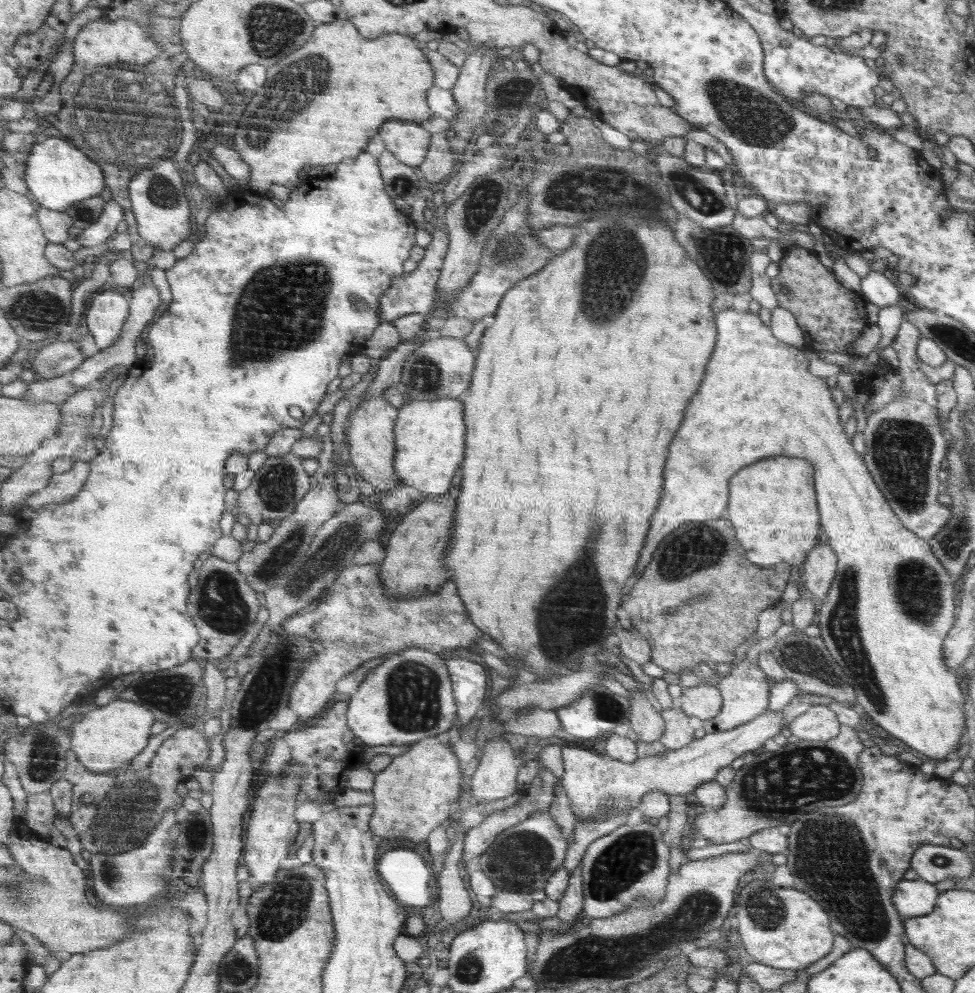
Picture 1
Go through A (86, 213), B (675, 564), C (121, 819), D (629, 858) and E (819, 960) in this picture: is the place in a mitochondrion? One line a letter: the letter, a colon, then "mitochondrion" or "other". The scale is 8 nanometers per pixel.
A: mitochondrion
B: mitochondrion
C: mitochondrion
D: mitochondrion
E: other

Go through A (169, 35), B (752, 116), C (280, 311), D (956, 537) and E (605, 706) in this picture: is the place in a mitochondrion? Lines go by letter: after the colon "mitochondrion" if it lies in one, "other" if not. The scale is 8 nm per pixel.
A: other
B: mitochondrion
C: mitochondrion
D: mitochondrion
E: mitochondrion

